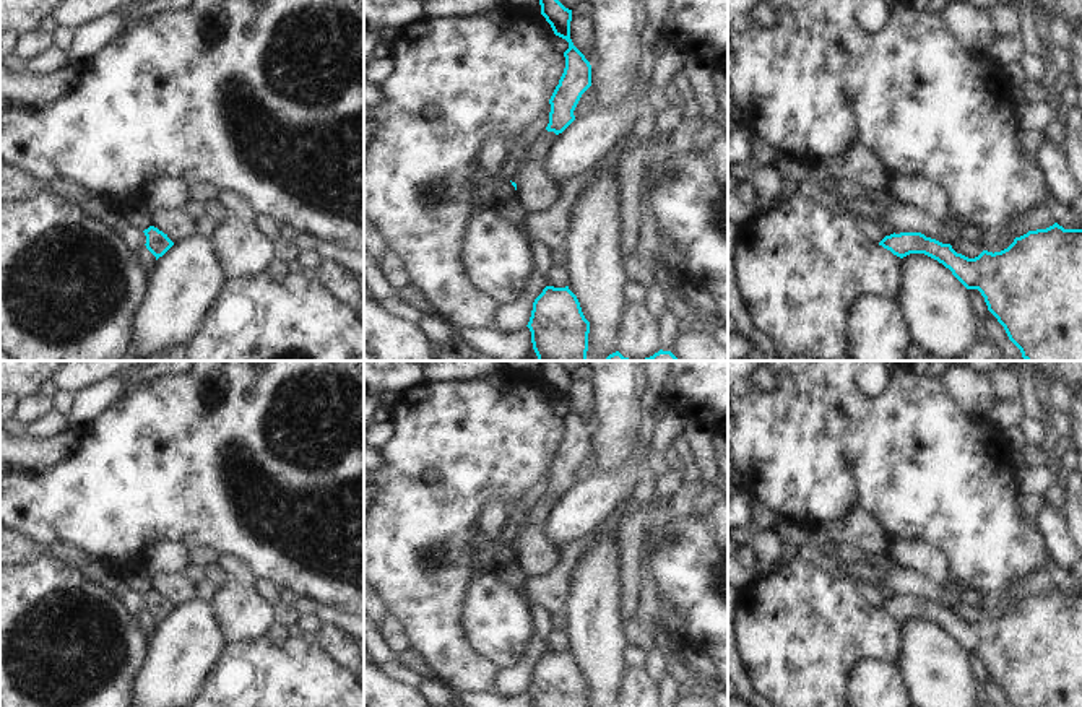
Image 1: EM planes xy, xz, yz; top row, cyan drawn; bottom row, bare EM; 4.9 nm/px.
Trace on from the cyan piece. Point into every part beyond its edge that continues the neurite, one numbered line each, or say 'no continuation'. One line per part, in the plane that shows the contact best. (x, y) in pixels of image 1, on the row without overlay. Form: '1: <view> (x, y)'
no continuation

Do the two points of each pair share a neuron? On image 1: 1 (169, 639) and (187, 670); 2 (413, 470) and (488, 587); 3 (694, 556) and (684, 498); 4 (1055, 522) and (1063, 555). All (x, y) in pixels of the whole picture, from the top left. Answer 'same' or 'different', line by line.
1: same
2: different
3: different
4: same

